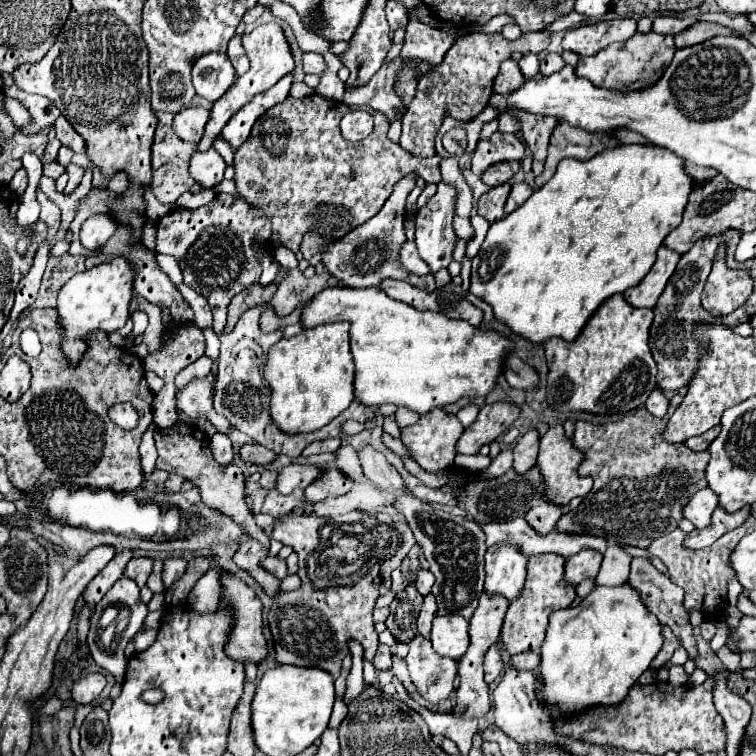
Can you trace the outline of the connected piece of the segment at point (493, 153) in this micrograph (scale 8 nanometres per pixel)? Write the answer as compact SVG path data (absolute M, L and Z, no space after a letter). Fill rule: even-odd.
M492 133L488 139L480 139L474 155L472 155L472 171L476 175L482 175L490 165L506 161L506 159L516 159L520 161L526 153L524 139L520 135L512 133Z

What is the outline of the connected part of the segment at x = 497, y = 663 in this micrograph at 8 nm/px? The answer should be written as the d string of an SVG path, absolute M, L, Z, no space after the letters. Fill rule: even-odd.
M492 645L484 657L484 679L486 679L486 683L490 685L502 671L504 671L504 665L500 659L500 651L496 645Z

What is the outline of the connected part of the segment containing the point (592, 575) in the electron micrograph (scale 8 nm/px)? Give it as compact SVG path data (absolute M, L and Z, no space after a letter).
M590 549L580 551L566 559L564 581L578 585L584 579L596 579L600 571L600 563L602 563L602 555L598 555L596 551L590 551Z

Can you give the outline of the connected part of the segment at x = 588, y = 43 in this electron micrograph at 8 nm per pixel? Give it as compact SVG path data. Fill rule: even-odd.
M634 19L600 21L594 25L570 29L562 41L562 47L578 55L596 55L614 41L628 41L634 33L636 33Z

